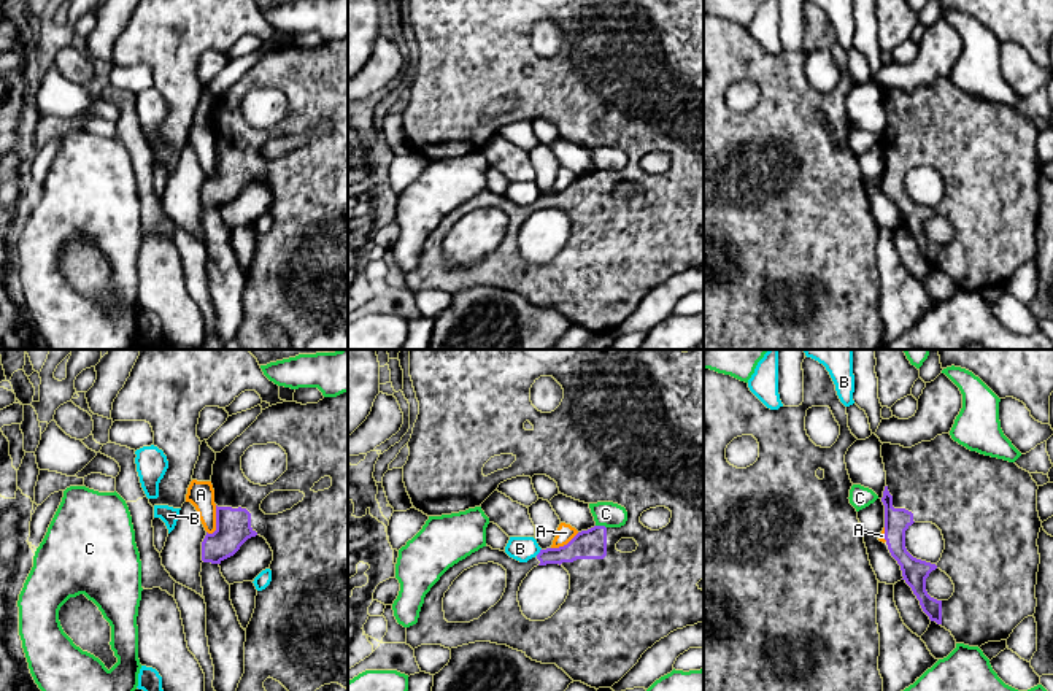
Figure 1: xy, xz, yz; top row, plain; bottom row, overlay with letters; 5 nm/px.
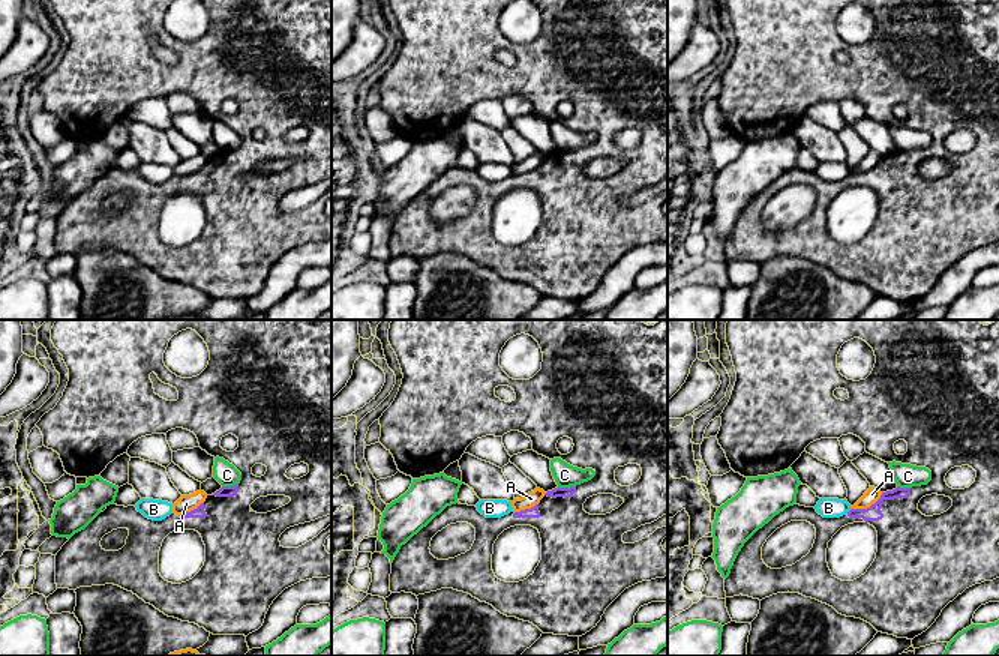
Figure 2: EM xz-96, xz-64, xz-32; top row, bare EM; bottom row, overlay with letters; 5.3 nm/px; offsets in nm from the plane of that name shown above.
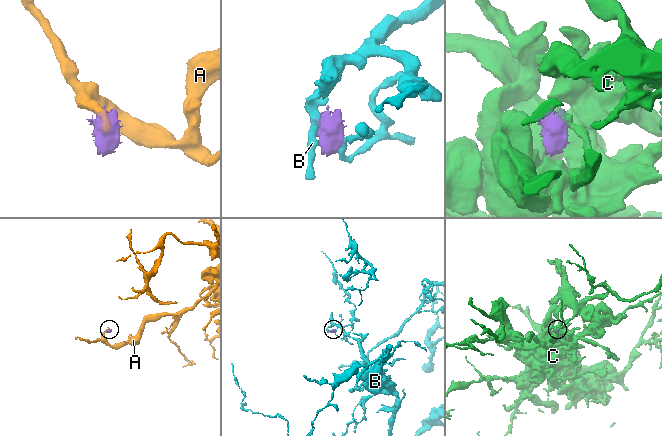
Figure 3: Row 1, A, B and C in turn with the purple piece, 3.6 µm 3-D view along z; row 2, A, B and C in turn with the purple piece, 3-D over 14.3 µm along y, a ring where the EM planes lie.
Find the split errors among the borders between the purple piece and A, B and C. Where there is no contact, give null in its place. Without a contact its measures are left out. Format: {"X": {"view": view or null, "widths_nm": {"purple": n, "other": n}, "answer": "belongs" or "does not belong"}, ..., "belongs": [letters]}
{"A": {"view": "xy", "widths_nm": {"purple": 180, "other": 140}, "answer": "does not belong"}, "B": {"view": "xz", "widths_nm": {"purple": 140, "other": 130}, "answer": "does not belong"}, "C": {"view": "xz", "widths_nm": {"purple": 150, "other": 130}, "answer": "does not belong"}, "belongs": []}

